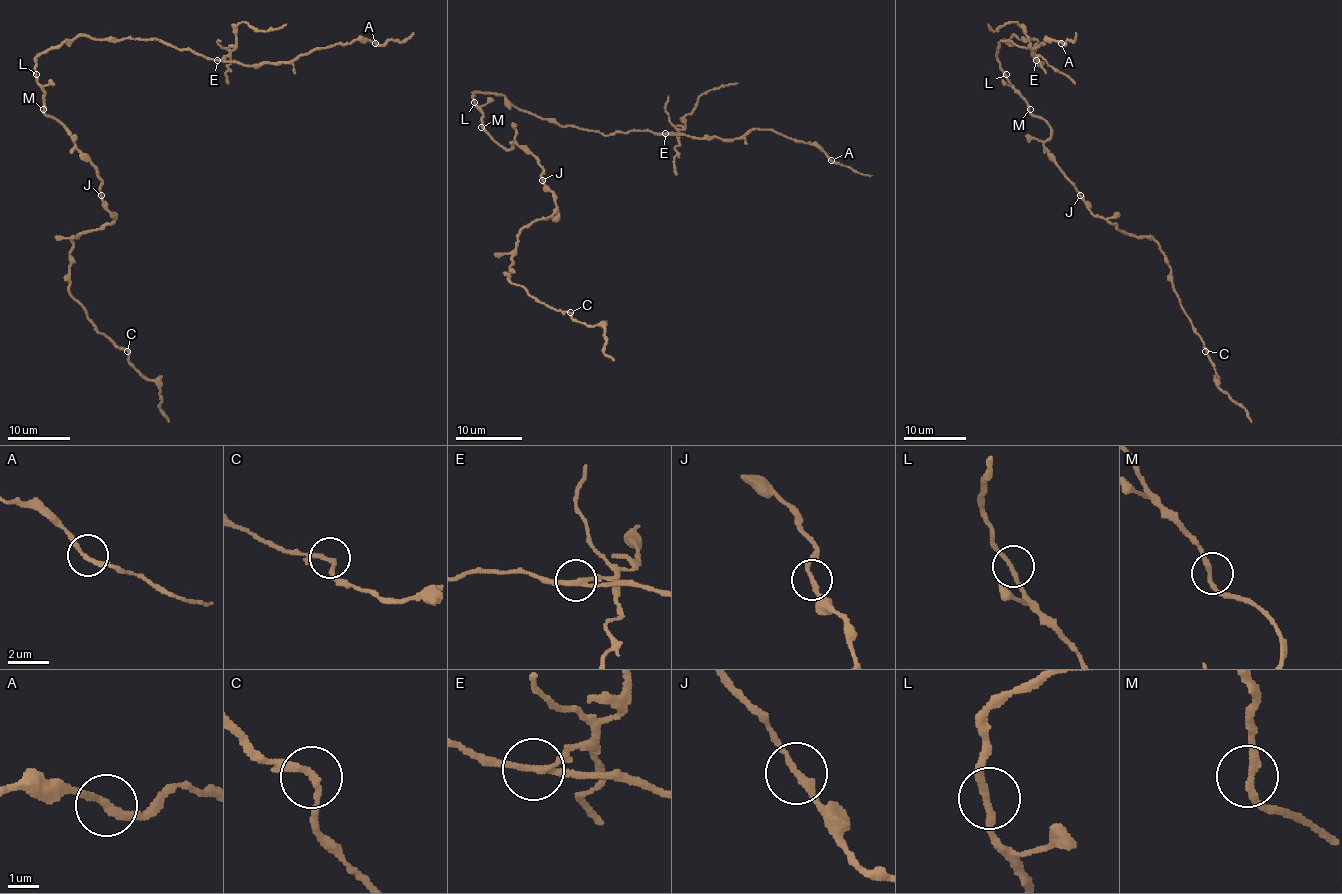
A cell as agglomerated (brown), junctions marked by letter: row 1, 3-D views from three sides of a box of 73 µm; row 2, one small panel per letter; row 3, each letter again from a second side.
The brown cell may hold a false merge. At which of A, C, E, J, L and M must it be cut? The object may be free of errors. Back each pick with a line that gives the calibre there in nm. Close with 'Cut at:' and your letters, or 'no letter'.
E: 170 nm
Cut at: E

